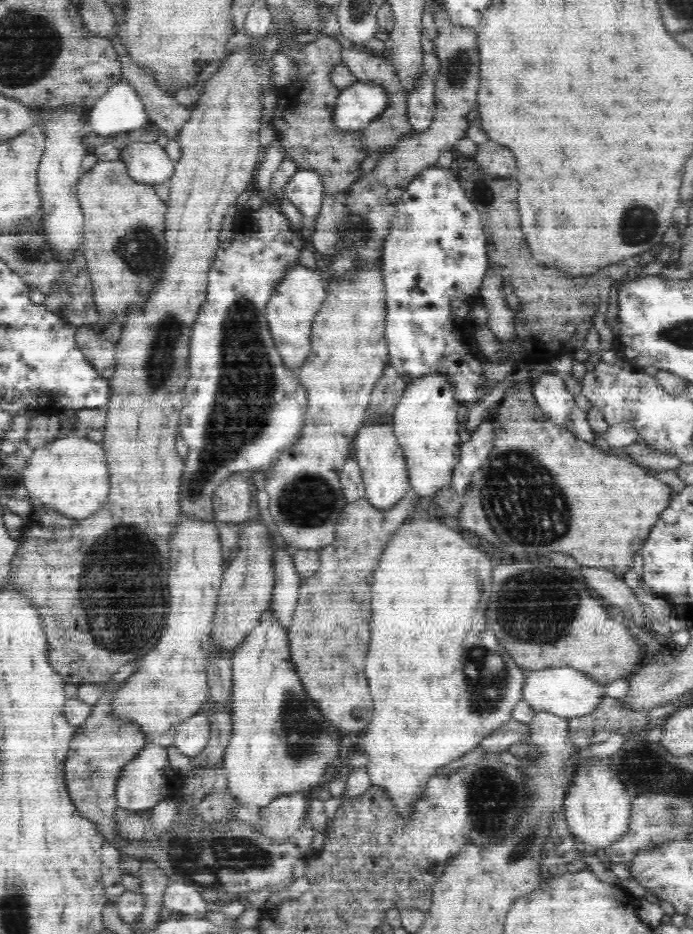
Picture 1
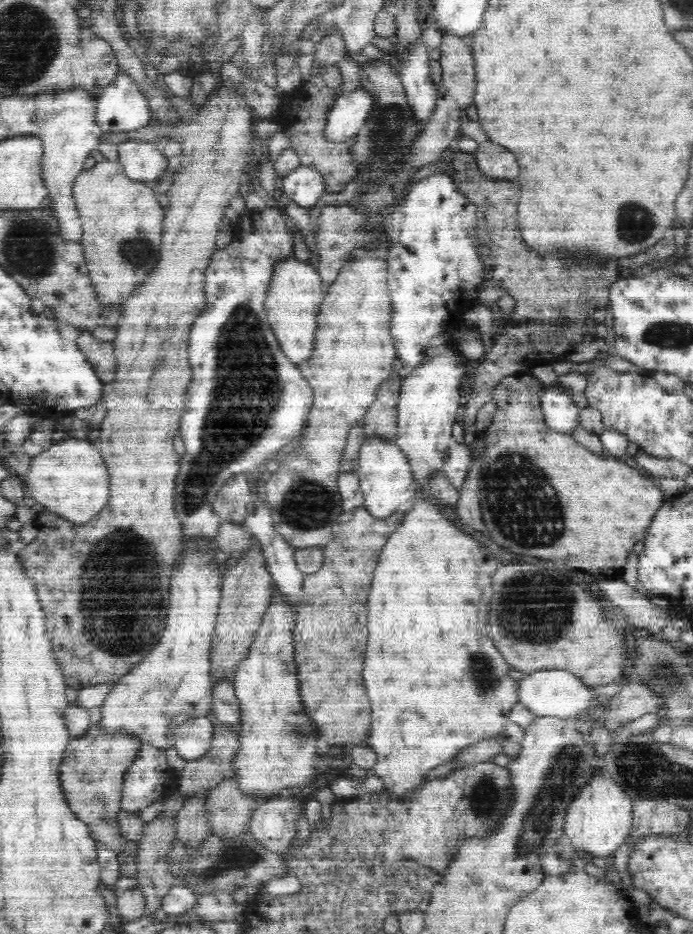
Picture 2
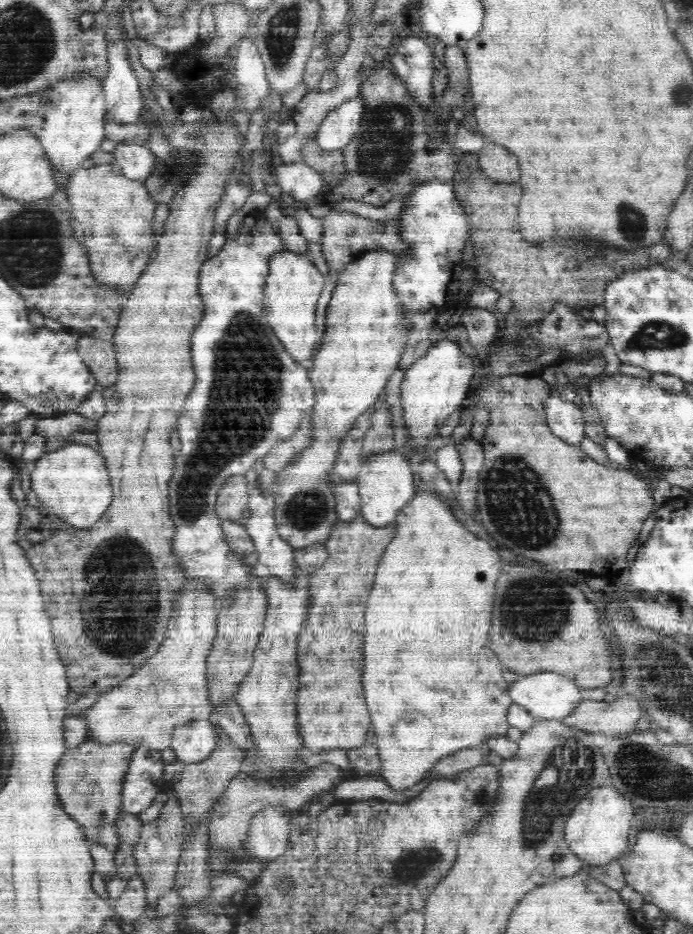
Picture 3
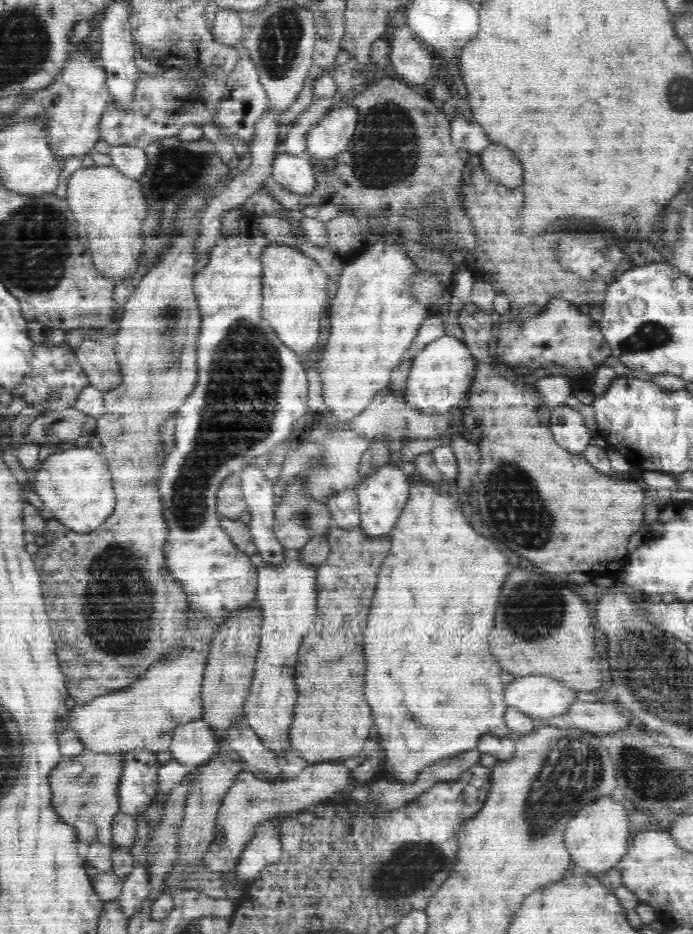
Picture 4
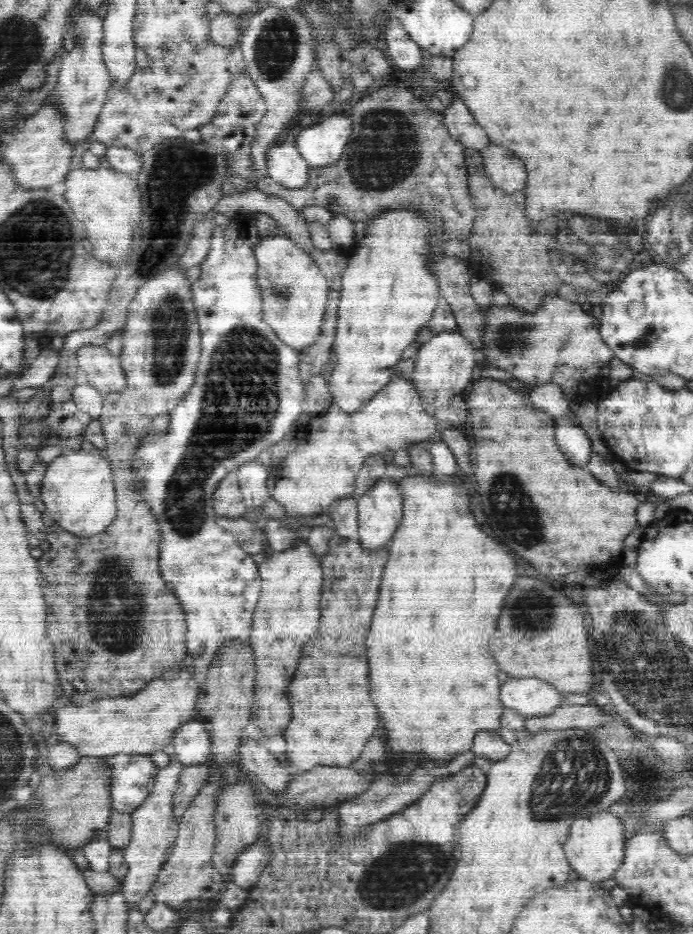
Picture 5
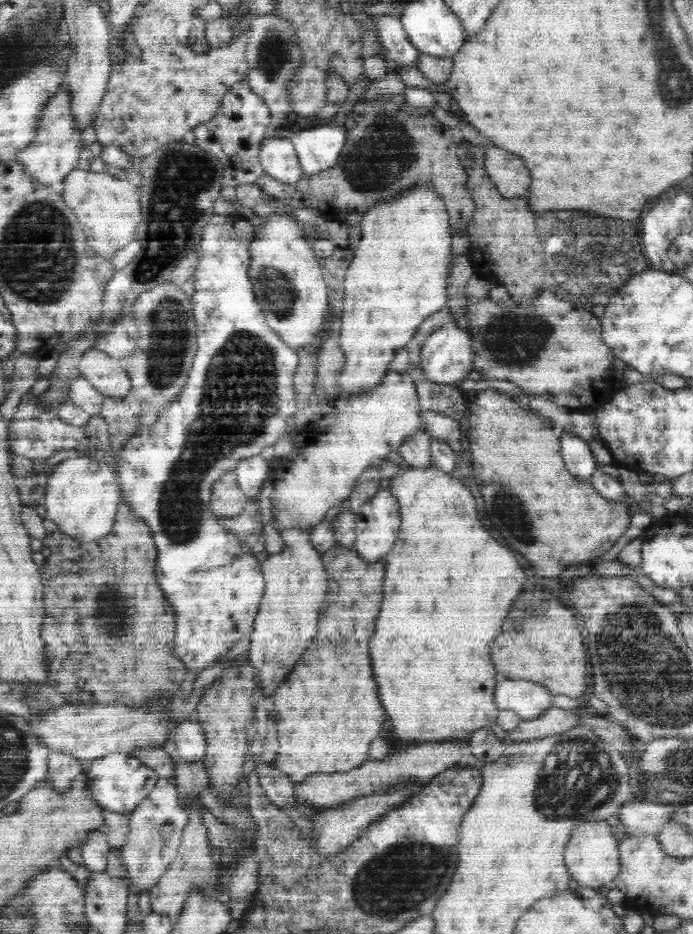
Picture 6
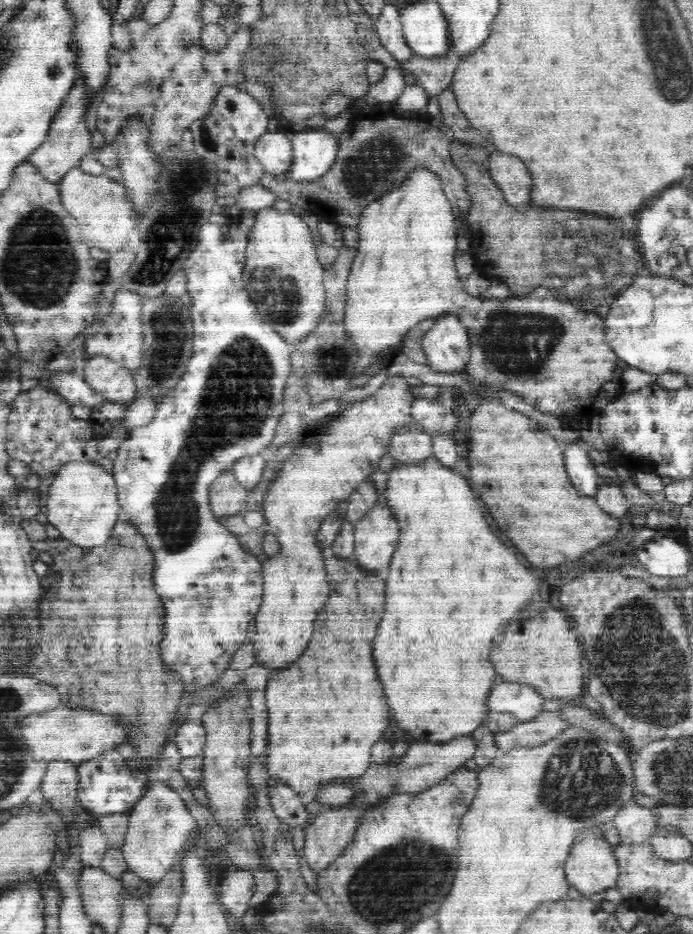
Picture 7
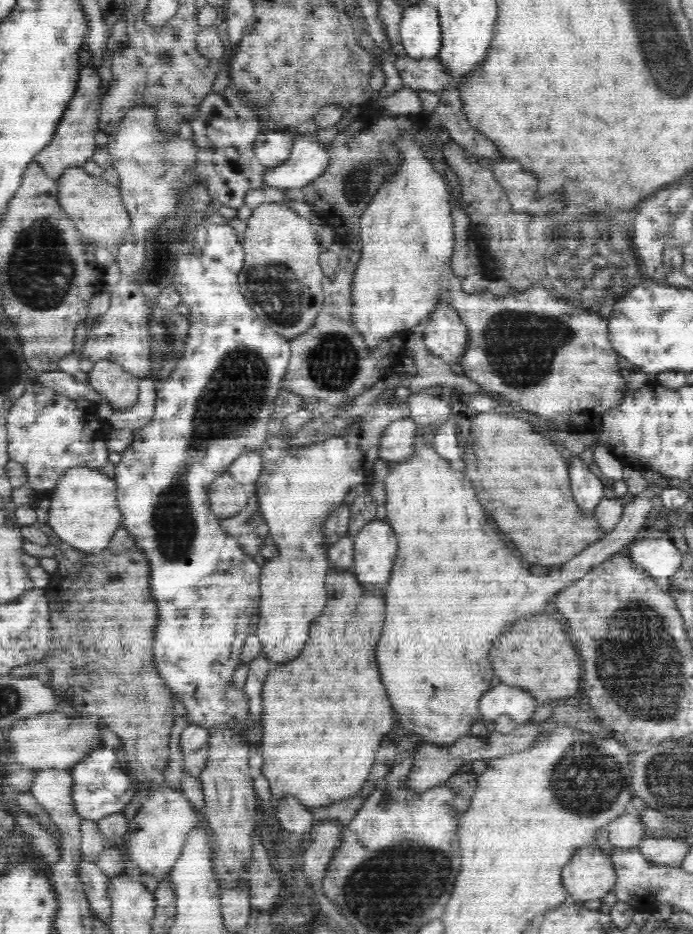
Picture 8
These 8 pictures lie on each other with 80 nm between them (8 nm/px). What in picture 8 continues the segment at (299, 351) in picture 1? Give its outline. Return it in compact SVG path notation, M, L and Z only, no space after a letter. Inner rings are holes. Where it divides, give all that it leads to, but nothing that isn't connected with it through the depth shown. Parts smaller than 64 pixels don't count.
M277 202L257 206L246 221L247 226L242 240L245 261L237 276L241 294L249 301L258 318L272 326L275 333L288 340L294 339L312 328L325 299L323 288L325 274L319 263L319 254L323 248L317 240L316 227L290 207Z

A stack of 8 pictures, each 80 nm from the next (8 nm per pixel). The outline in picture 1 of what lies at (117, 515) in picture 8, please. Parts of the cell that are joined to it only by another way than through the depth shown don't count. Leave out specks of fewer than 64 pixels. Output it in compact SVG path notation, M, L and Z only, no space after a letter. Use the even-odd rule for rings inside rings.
M83 433L59 435L33 451L19 483L25 485L30 497L38 498L42 506L82 521L95 514L109 498L109 468L106 460L101 443L88 439Z

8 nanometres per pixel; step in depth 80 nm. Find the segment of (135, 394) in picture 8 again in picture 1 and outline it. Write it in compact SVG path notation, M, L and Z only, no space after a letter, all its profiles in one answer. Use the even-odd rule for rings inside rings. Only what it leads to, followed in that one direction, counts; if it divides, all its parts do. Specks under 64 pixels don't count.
M90 326L75 328L75 342L91 365L103 376L111 379L116 368L116 344L104 339Z

